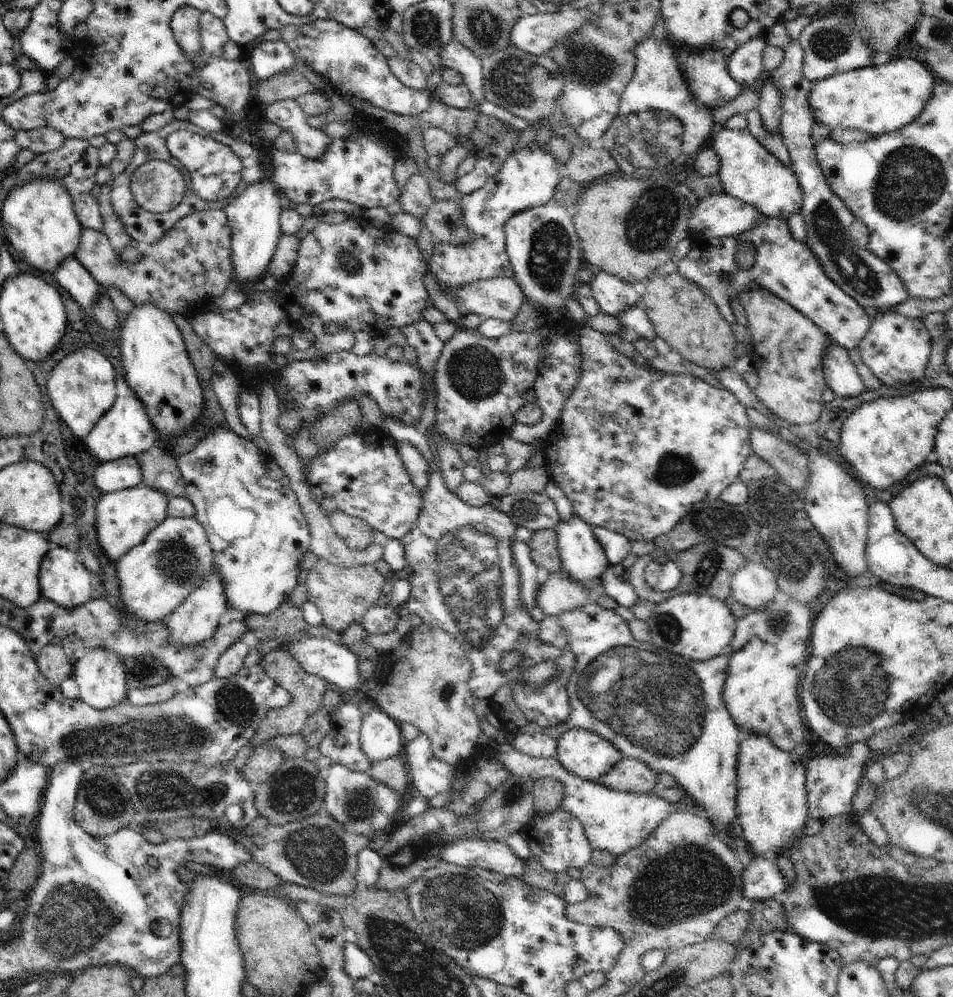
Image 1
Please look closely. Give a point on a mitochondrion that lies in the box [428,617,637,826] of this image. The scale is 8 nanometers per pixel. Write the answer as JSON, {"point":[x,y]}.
{"point":[516,791]}

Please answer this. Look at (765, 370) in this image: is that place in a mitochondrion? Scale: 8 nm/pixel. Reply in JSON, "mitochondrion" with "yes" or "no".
{"mitochondrion":"no"}

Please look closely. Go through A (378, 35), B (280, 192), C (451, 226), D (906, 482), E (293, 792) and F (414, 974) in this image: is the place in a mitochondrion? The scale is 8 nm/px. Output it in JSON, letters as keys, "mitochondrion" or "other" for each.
{"A":"other","B":"other","C":"mitochondrion","D":"other","E":"mitochondrion","F":"mitochondrion"}

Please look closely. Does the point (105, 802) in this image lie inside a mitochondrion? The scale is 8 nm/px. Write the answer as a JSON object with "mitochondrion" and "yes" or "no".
{"mitochondrion":"yes"}

